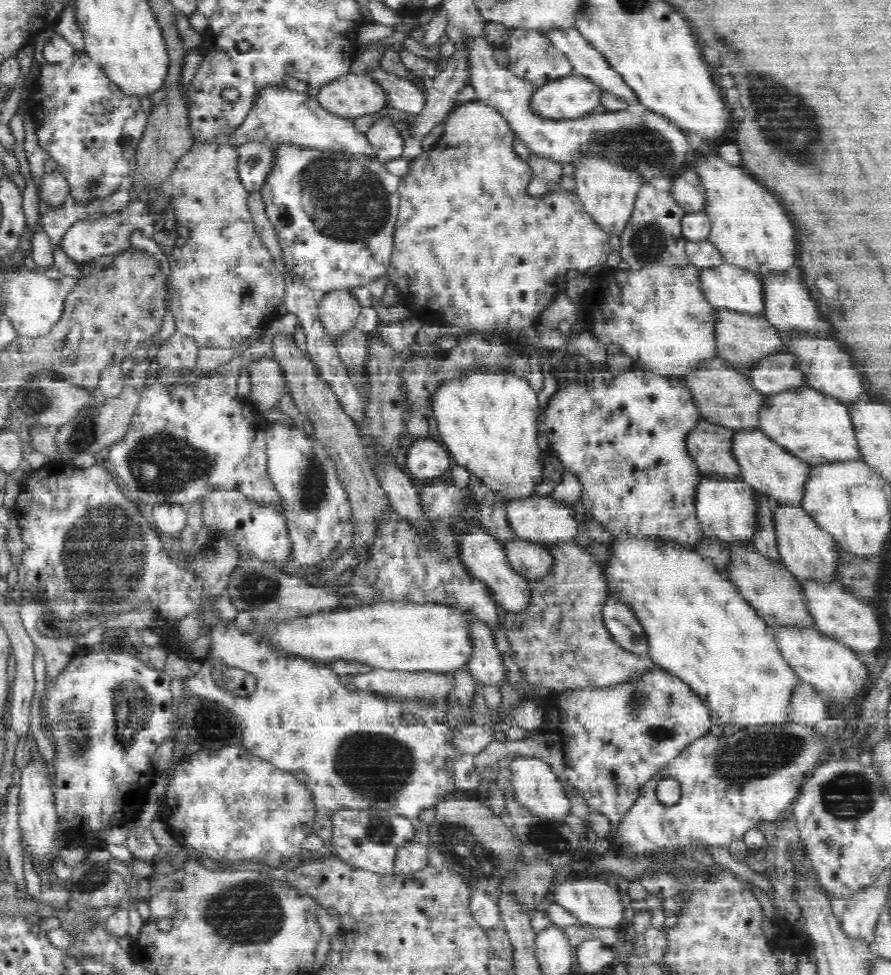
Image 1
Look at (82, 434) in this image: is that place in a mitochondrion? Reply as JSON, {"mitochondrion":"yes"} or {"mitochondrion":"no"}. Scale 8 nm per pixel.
{"mitochondrion":"yes"}

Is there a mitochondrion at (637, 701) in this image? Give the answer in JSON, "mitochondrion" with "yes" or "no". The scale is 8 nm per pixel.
{"mitochondrion":"yes"}

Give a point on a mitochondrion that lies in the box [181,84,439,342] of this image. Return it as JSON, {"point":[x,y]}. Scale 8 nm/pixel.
{"point":[346,201]}

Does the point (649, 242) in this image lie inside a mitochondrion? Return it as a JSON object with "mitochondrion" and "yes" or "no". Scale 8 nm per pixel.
{"mitochondrion":"yes"}

